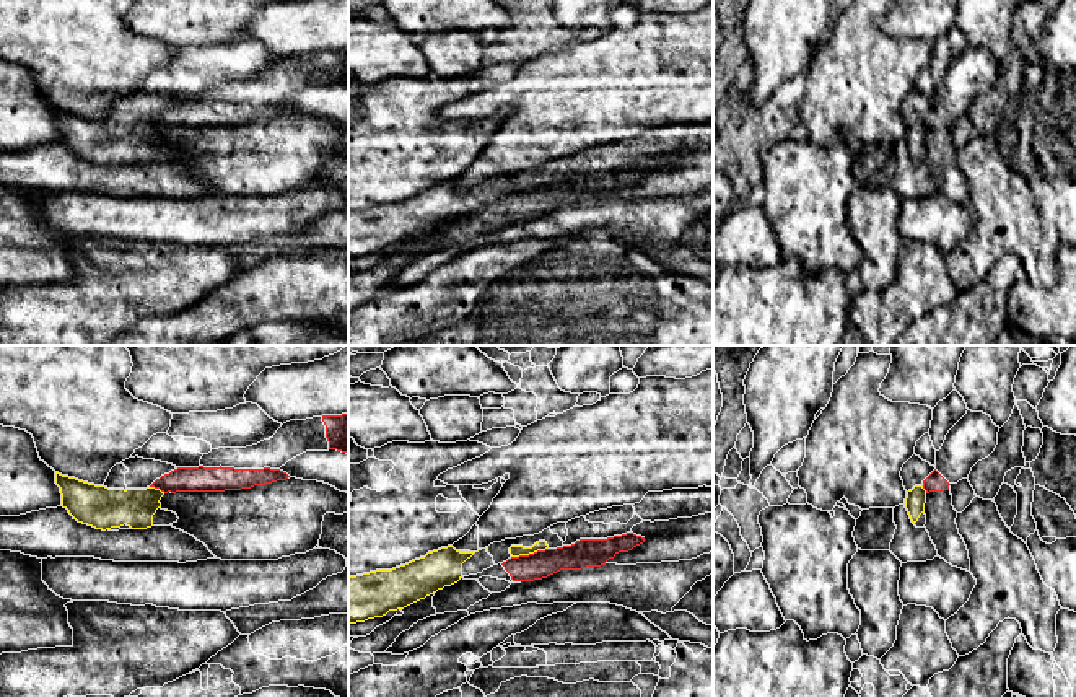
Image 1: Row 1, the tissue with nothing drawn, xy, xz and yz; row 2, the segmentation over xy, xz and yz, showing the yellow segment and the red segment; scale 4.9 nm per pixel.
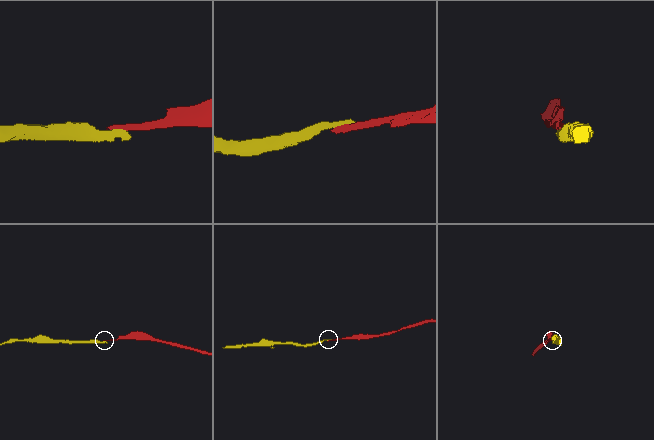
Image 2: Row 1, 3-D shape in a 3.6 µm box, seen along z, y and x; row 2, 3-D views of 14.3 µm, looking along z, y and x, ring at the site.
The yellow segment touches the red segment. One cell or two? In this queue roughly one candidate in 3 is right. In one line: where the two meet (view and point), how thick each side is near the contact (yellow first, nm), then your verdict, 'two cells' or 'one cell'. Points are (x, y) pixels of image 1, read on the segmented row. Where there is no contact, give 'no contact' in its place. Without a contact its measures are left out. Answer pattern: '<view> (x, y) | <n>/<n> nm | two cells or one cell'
xz (528, 554) | 60/140 nm | two cells

